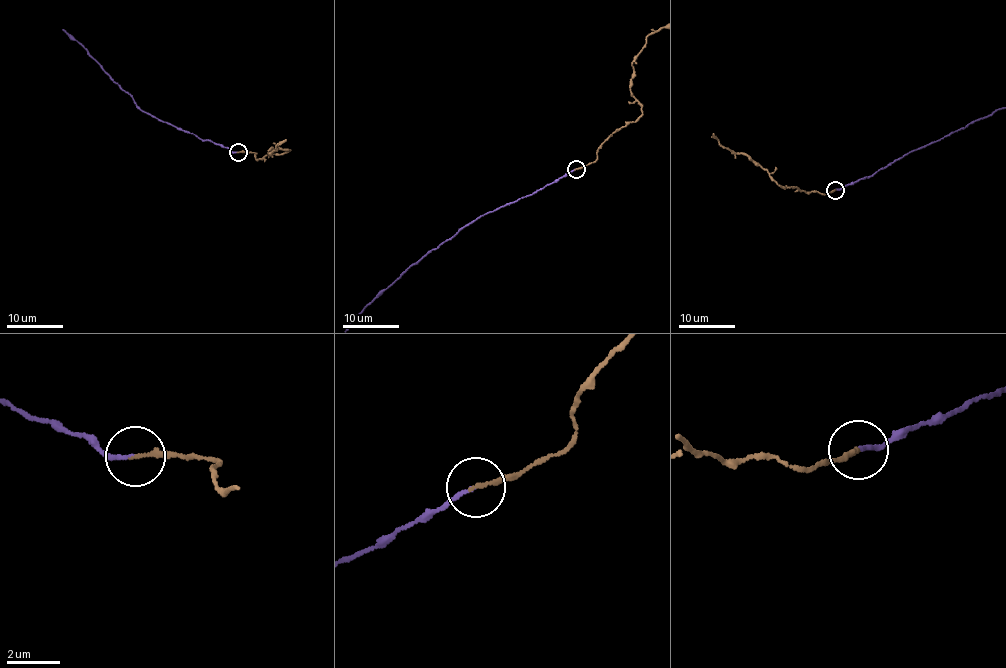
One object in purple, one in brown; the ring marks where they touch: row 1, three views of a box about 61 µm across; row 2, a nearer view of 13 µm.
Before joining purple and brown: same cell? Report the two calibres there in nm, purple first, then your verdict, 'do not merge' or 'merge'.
calibres 130 and 150 nm; merge

